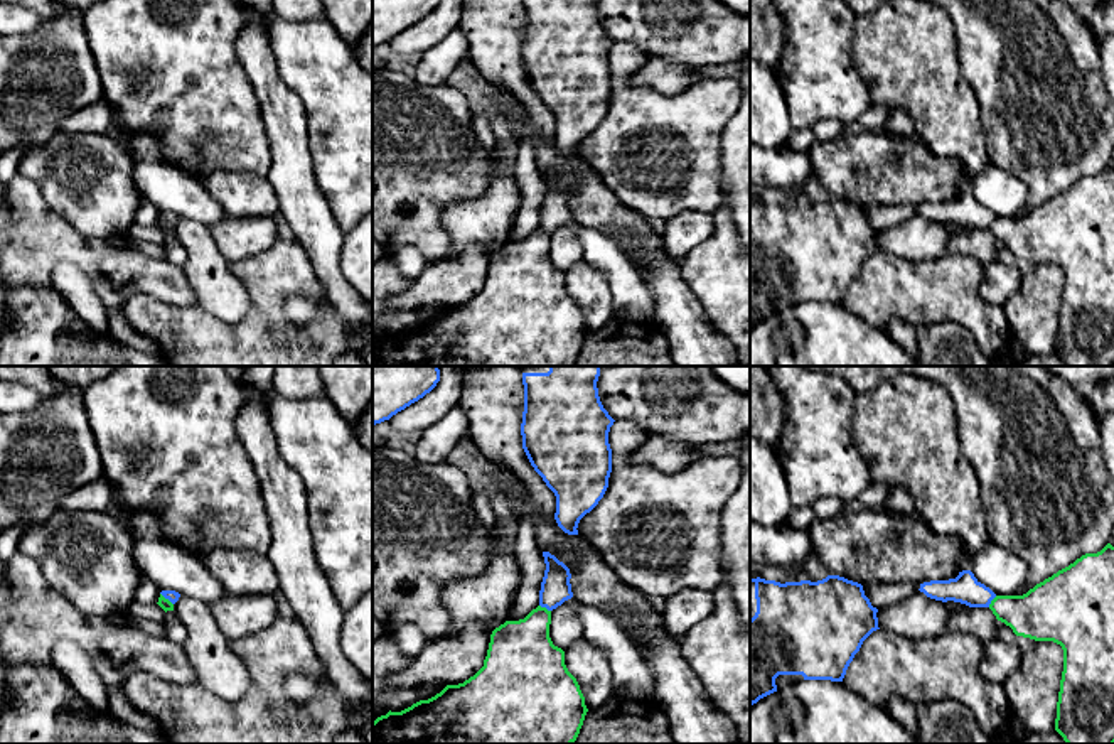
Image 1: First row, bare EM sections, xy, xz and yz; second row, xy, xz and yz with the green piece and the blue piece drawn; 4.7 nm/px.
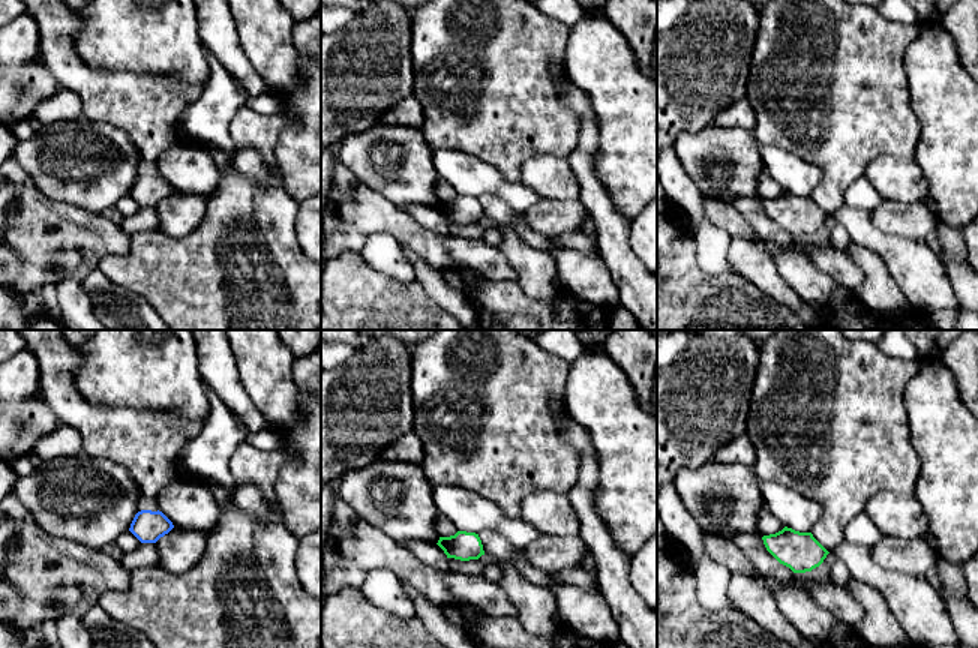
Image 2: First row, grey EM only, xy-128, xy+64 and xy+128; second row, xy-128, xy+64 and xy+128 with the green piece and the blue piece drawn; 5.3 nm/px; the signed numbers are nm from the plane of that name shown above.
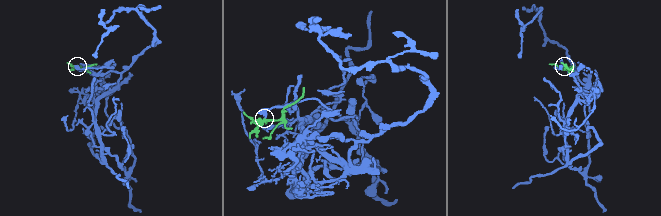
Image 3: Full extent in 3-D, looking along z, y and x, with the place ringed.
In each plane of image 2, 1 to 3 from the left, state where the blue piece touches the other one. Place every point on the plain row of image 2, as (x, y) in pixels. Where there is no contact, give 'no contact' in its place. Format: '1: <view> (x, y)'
1: no contact
2: no contact
3: no contact

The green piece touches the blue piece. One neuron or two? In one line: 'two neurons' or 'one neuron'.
two neurons

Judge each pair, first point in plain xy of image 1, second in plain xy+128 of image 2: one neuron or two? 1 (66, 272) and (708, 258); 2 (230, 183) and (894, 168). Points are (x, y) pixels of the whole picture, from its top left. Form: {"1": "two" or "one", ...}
{"1": "one", "2": "one"}

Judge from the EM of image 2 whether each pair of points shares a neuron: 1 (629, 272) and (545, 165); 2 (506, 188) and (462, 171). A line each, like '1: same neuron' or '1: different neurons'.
1: different neurons
2: same neuron

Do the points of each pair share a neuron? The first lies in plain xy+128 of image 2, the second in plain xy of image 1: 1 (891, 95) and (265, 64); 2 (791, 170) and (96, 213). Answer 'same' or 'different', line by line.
1: different
2: different

